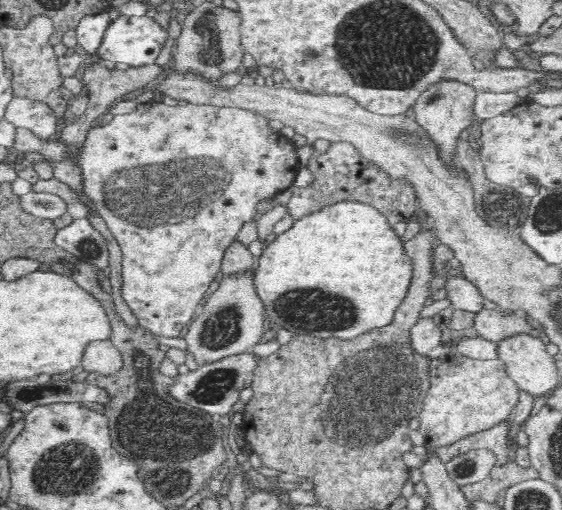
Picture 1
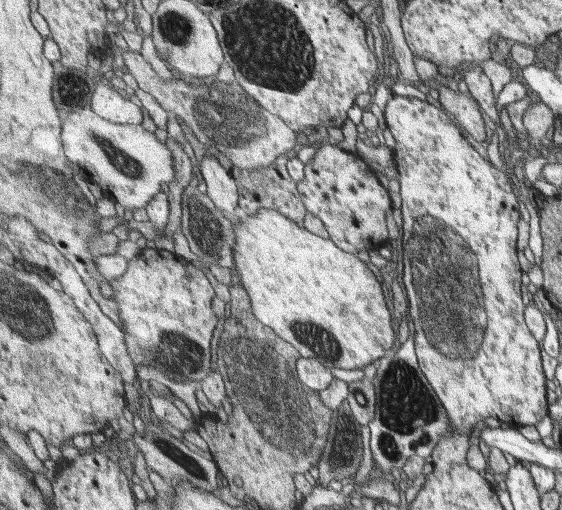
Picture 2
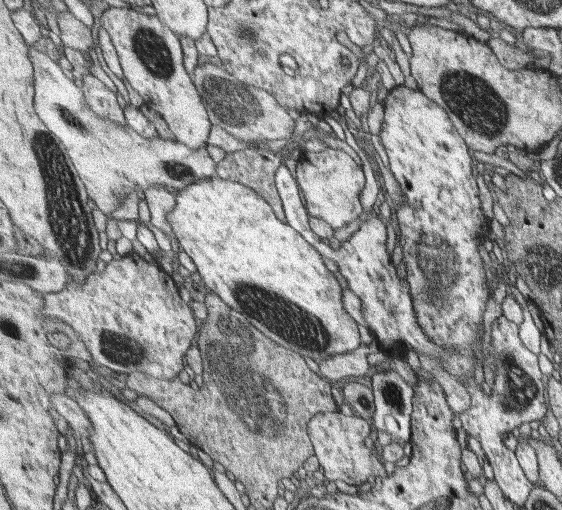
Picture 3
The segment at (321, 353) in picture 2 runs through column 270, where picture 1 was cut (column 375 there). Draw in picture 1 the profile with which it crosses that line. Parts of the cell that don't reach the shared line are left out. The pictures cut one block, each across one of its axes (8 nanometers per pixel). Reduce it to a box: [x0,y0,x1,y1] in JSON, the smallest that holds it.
[252,200,411,339]

